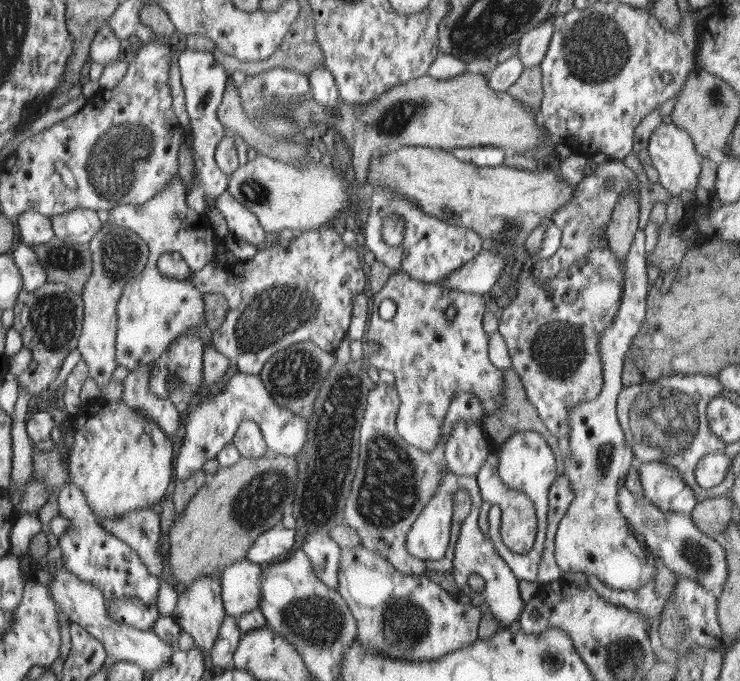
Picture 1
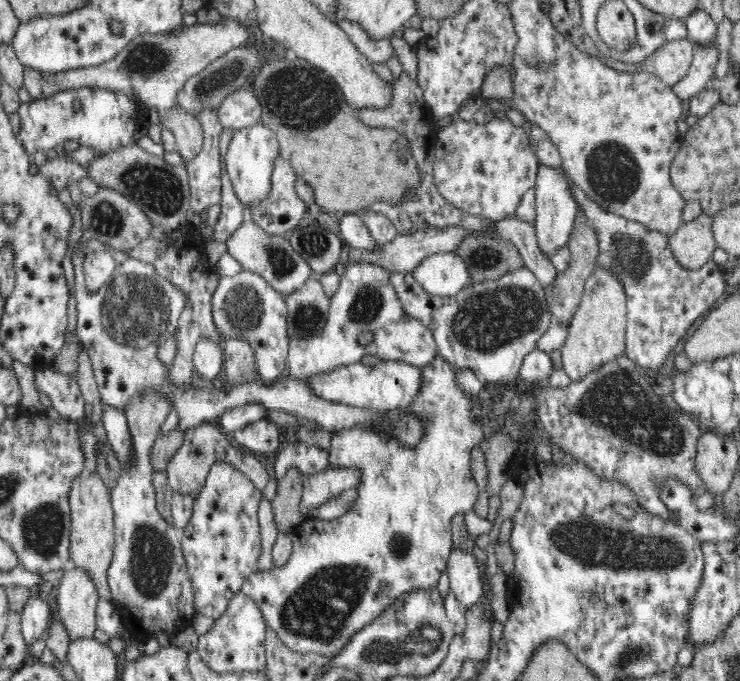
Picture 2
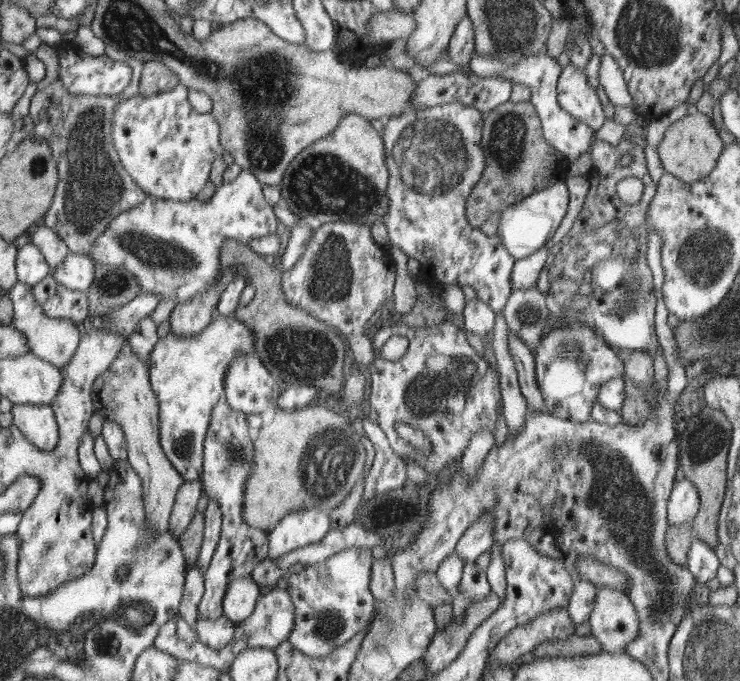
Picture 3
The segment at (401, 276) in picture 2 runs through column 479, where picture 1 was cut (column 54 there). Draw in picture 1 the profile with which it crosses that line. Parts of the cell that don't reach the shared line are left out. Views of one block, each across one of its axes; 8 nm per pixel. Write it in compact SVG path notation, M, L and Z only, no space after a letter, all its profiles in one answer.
M48 281L36 290L22 289L19 292L13 306L13 328L22 336L23 348L30 350L32 361L17 380L32 396L38 395L42 390L49 390L50 383L59 376L60 367L71 361L78 336L82 334L82 312L85 306L82 298L62 282Z

